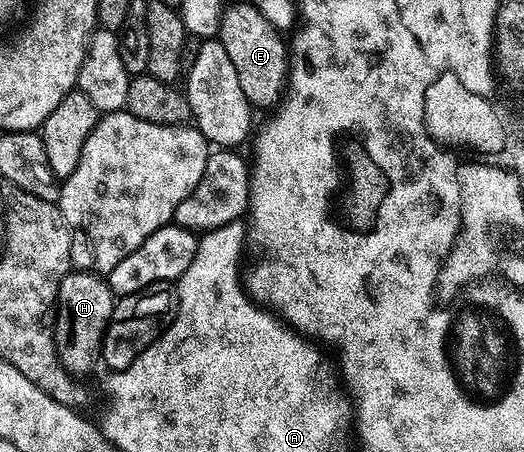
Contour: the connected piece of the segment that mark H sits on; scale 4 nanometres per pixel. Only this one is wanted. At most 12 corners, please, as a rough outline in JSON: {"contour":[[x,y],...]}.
{"contour":[[97,273],[61,279],[55,350],[72,375],[101,361],[116,296]]}

